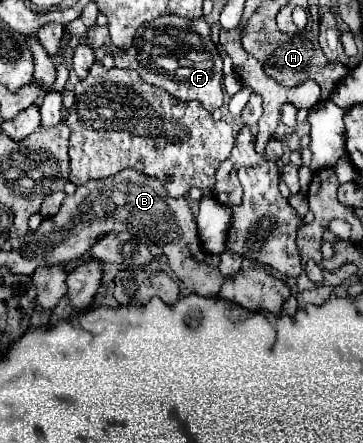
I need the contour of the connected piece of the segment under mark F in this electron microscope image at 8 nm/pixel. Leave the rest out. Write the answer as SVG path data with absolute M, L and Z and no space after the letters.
M161 16L149 22L149 32L141 36L129 50L115 54L117 68L131 68L153 86L167 90L177 100L197 100L205 110L213 112L223 104L223 60L211 40L211 26L205 18L185 20L177 16Z

